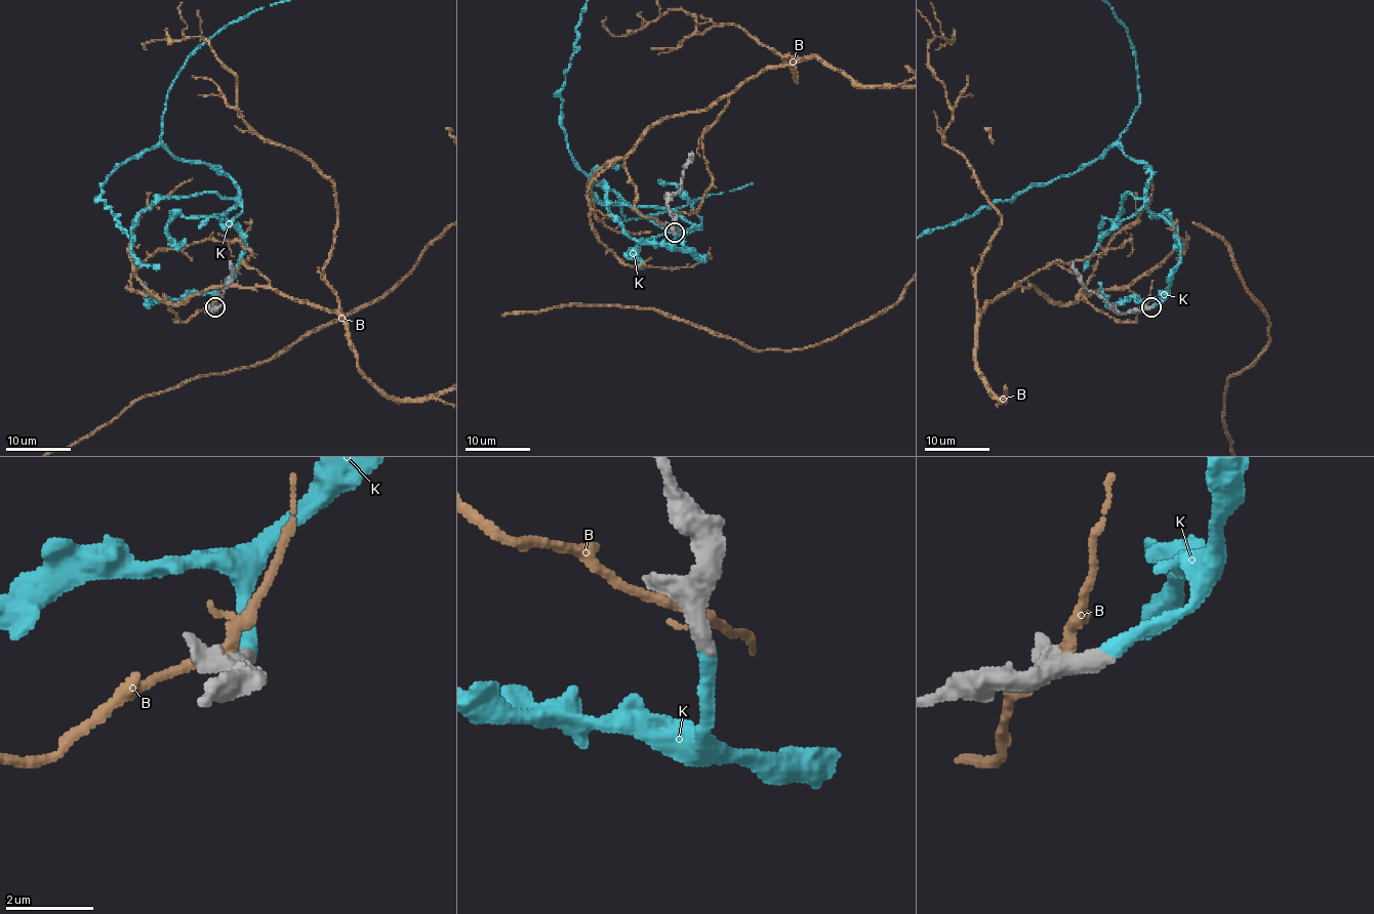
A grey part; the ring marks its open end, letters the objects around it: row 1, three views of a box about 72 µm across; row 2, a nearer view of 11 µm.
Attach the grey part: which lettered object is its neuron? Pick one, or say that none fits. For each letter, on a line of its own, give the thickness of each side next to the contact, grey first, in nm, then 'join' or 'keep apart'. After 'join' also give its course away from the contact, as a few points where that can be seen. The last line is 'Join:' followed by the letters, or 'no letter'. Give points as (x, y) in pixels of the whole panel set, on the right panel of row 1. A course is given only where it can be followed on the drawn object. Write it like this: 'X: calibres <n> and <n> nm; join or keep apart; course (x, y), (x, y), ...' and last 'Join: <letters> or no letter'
B: calibres 500 and 190 nm; keep apart
K: calibres 460 and 360 nm; join; course (1152, 306), (1178, 237), (1145, 202), (1148, 166), (1121, 149), (1135, 51)
Join: K

